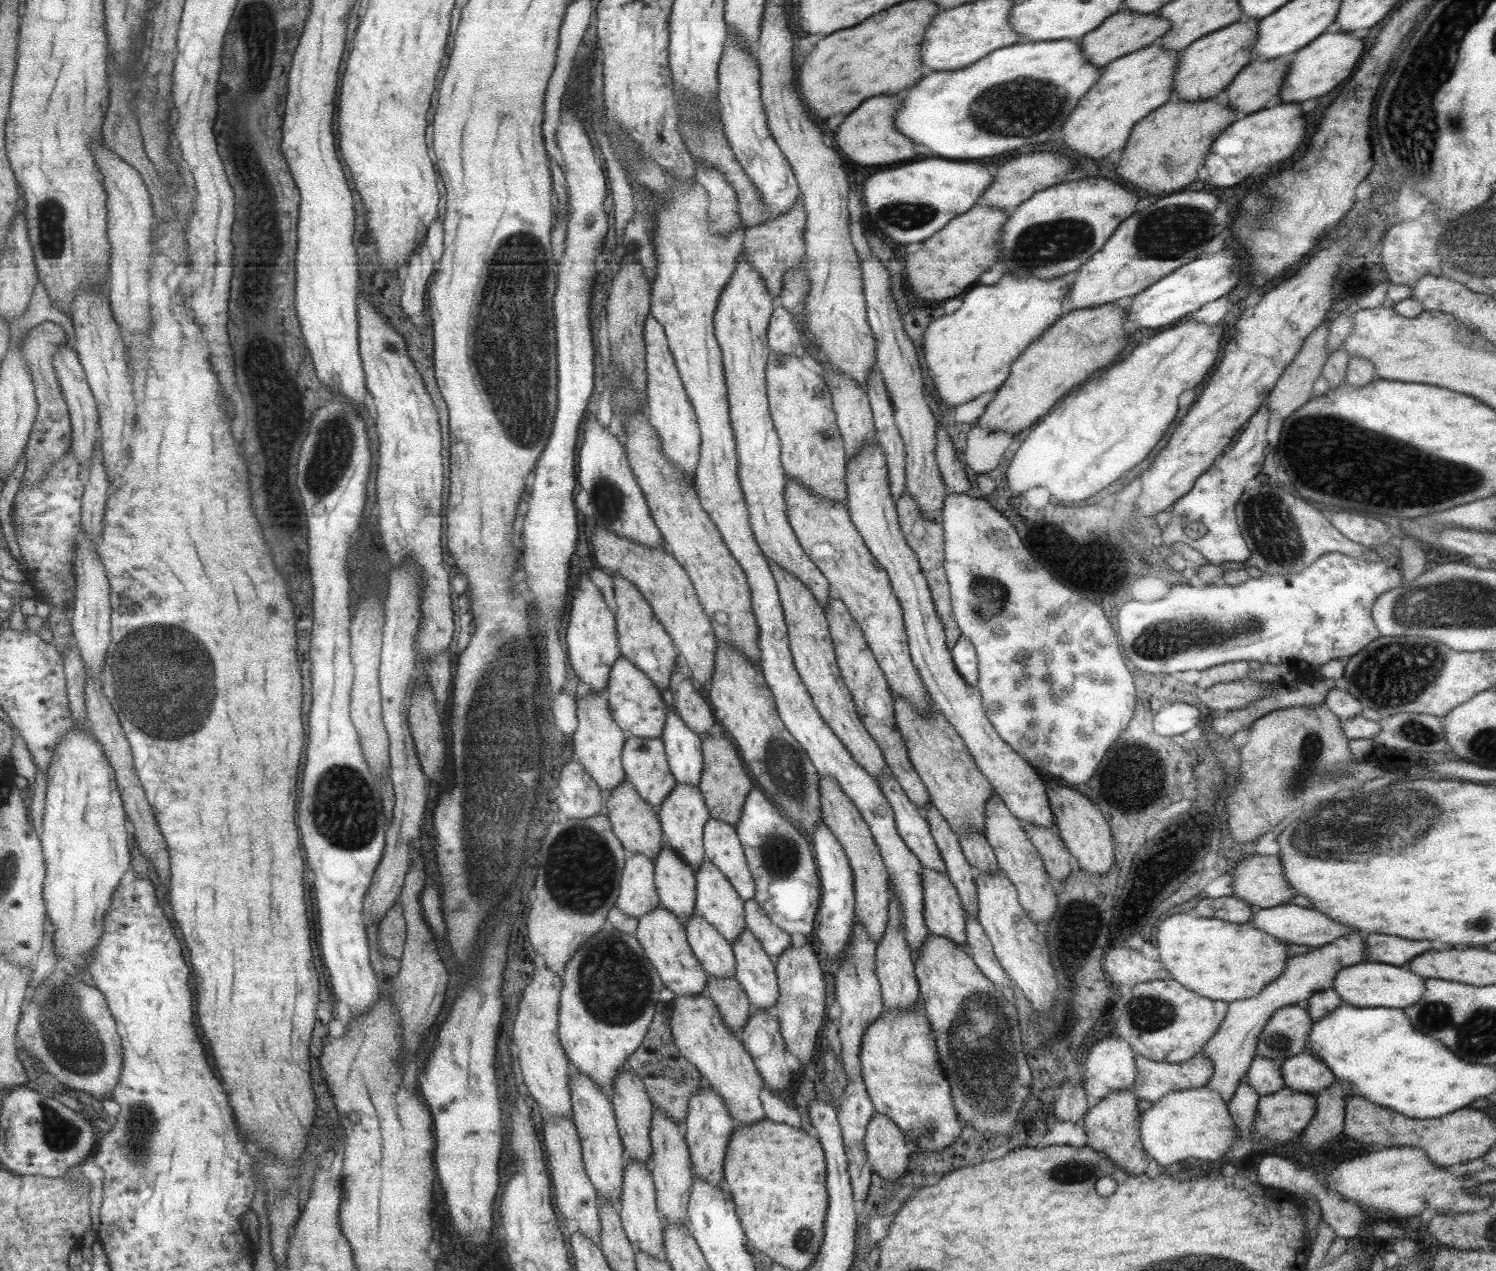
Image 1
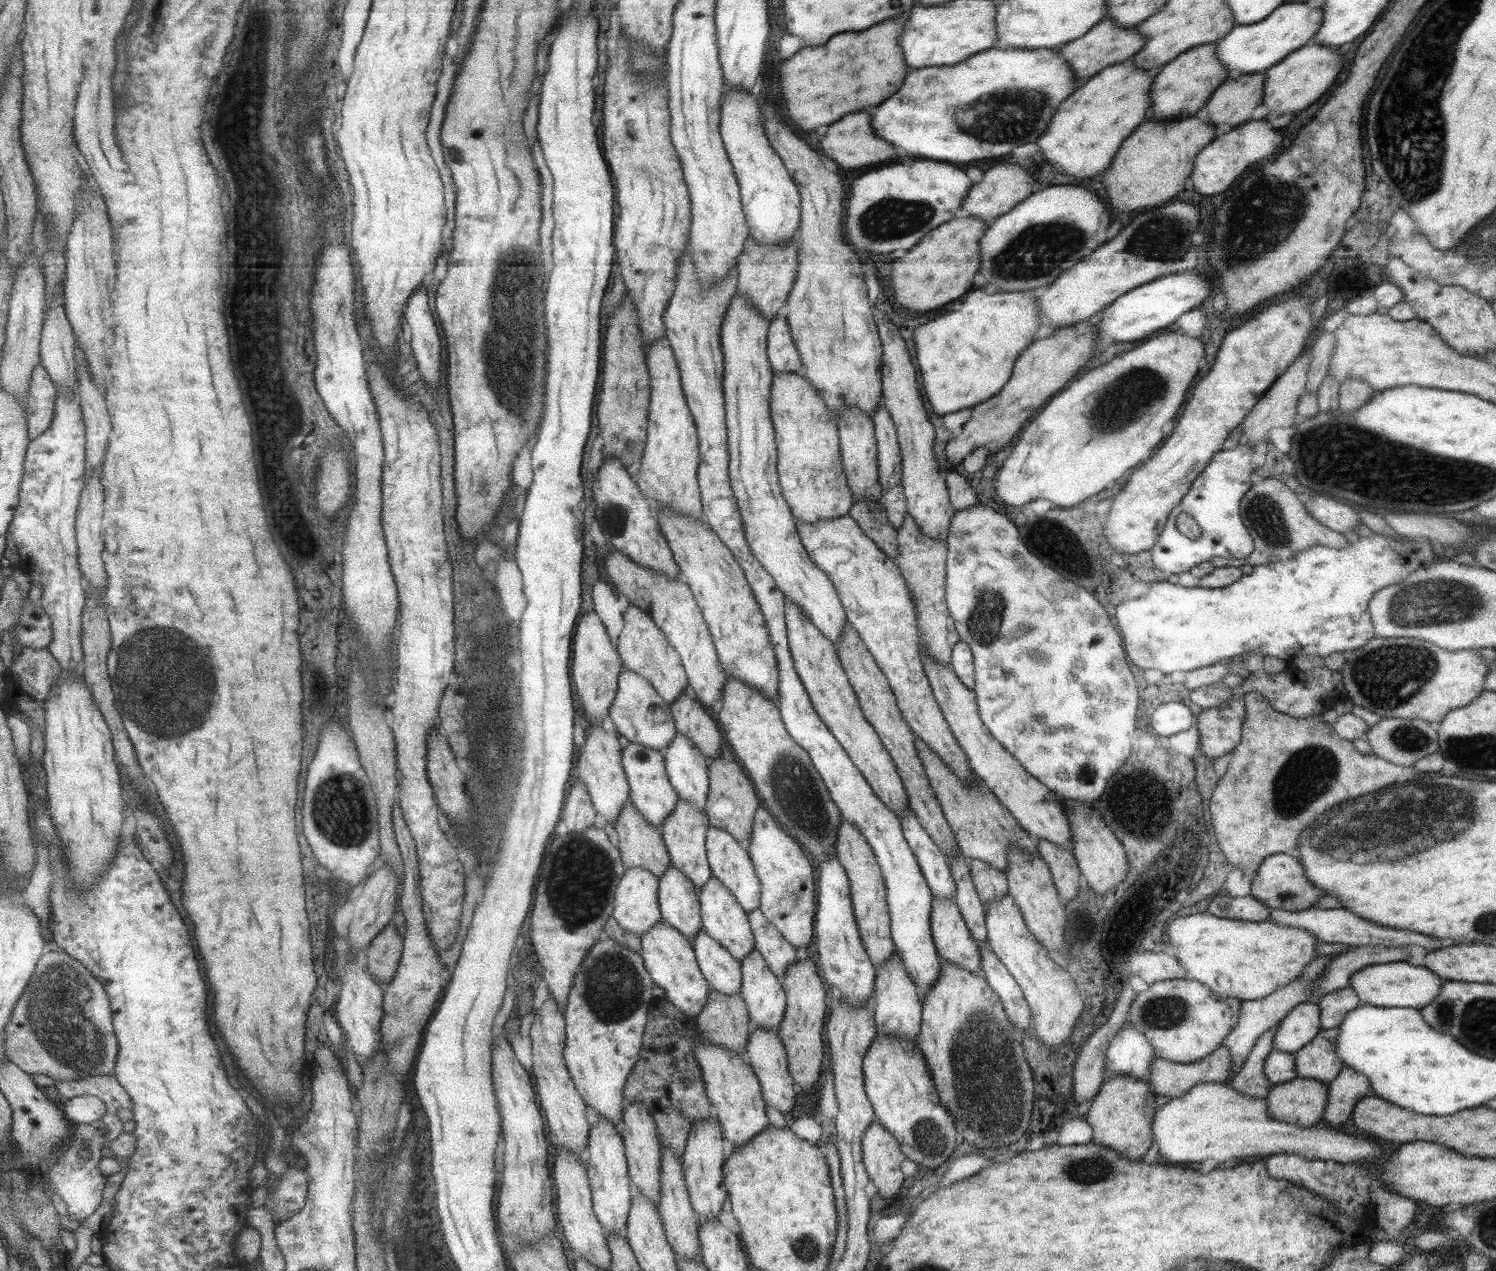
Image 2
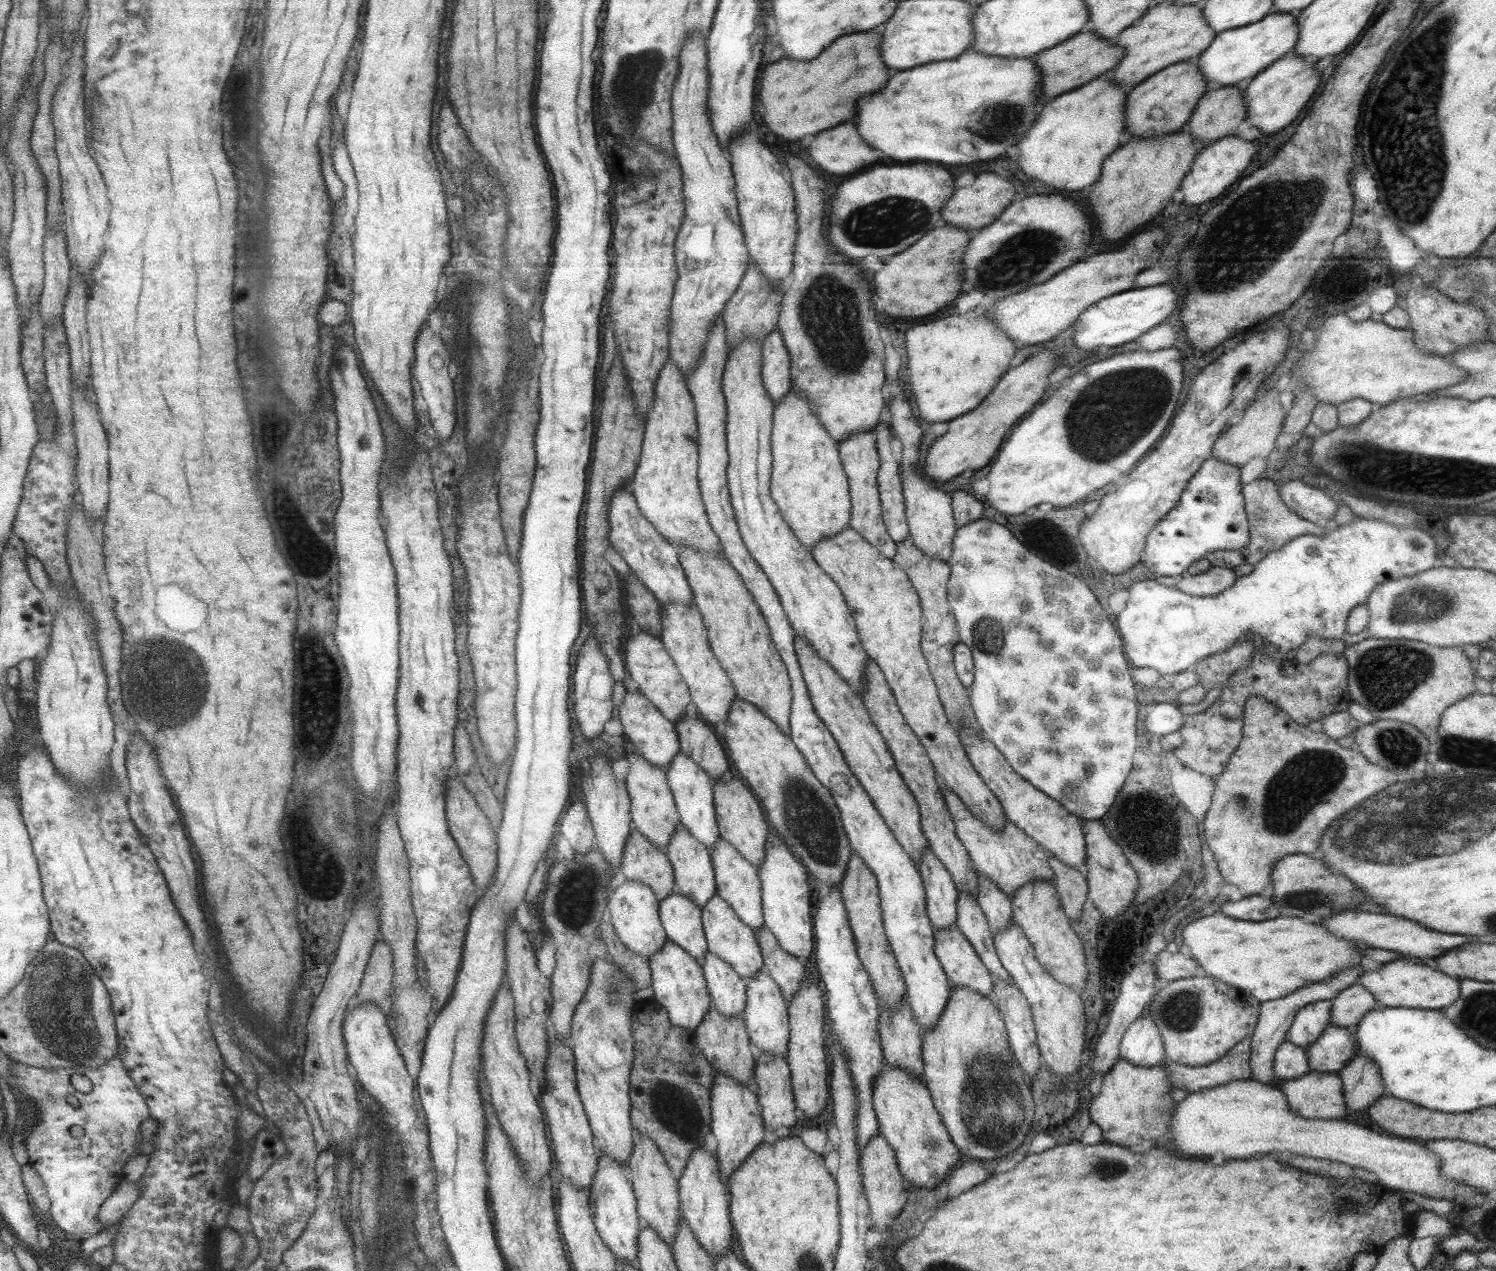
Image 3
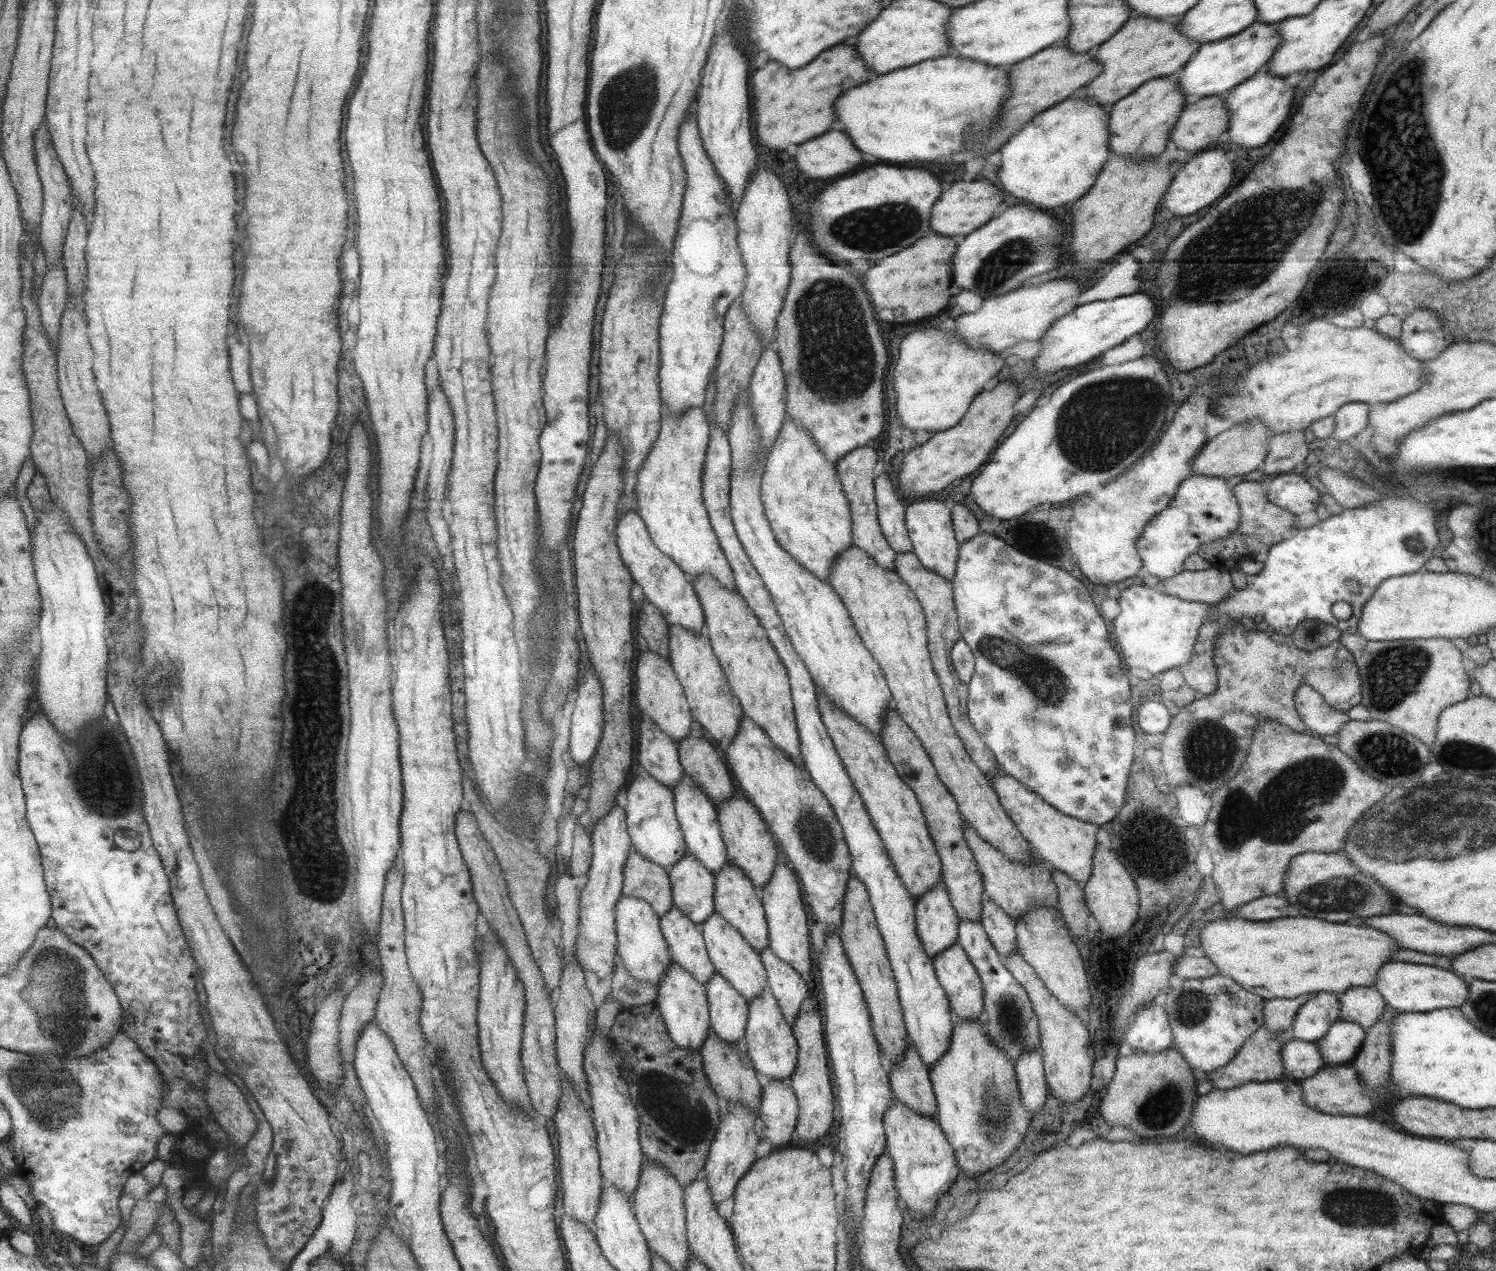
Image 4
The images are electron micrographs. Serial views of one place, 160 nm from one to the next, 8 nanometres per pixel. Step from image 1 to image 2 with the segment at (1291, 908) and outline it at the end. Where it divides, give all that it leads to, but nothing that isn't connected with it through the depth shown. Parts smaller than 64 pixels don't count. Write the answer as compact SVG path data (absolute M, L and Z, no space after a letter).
M1304 908L1298 911L1289 909L1270 909L1268 921L1279 926L1291 926L1291 928L1301 928L1307 930L1319 942L1349 944L1353 947L1370 944L1379 946L1399 946L1399 944L1419 944L1425 946L1429 942L1427 936L1415 934L1415 932L1401 932L1401 930L1391 930L1391 928L1381 928L1375 926L1373 922L1361 920L1359 916L1352 912L1345 912L1343 908L1321 909L1321 908Z

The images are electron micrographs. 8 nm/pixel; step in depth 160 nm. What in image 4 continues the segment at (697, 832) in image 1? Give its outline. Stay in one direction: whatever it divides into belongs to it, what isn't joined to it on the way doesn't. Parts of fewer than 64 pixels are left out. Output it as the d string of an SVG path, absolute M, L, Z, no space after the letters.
M686 851L667 874L674 906L701 925L714 913L714 873Z

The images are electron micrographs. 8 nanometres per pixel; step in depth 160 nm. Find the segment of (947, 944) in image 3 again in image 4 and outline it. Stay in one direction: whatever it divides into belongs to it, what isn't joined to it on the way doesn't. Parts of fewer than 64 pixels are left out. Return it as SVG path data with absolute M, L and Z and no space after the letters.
M959 943L938 952L932 963L953 1016L974 1021L983 1013L983 987L975 967Z

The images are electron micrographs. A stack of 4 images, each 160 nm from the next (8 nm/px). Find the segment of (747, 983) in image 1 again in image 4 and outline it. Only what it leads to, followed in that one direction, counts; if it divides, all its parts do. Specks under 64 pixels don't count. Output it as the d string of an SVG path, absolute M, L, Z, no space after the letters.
M769 986L761 989L761 992L748 1002L747 1018L742 1045L743 1052L748 1054L753 1068L769 1080L787 1082L788 1076L794 1071L796 1065L797 1043L792 1035L792 1028L781 1014Z

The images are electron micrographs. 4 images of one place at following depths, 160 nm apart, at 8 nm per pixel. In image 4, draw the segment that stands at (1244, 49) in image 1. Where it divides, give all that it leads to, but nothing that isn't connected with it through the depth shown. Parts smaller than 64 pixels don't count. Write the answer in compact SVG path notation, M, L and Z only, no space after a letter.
M1177 75L1146 80L1141 86L1121 97L1108 111L1108 145L1111 153L1127 160L1157 158L1170 140L1172 126L1190 99L1179 86Z

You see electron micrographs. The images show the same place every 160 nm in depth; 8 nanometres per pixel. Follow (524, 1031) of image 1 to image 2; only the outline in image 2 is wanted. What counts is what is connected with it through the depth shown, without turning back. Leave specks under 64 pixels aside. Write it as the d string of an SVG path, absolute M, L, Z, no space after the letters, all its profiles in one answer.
M548 994L548 998L540 1008L533 1010L528 1037L531 1043L532 1067L530 1074L535 1080L535 1092L541 1112L545 1114L545 1122L551 1132L553 1143L567 1149L570 1153L584 1155L586 1140L589 1132L589 1122L585 1116L586 1102L576 1091L574 1082L569 1076L563 1061L562 1050L565 1042L564 1016L555 999Z

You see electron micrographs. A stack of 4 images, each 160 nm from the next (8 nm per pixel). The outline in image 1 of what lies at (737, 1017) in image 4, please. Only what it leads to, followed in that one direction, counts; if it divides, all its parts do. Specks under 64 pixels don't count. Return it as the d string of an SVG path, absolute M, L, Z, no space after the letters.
M694 912L684 923L684 931L692 953L707 975L717 978L734 976L735 961L731 943L716 928Z

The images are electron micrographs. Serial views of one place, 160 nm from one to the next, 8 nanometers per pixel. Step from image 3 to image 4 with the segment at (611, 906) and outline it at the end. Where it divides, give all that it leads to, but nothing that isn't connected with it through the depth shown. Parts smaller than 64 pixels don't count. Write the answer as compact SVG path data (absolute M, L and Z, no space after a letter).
M621 895L614 909L617 956L633 978L652 982L657 988L661 973L672 962L666 940L660 931L658 917L648 902L634 896Z

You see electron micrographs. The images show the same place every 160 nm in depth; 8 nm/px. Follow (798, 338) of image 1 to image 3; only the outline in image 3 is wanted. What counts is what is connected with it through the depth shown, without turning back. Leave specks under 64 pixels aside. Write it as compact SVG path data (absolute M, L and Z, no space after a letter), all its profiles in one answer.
M777 330L769 332L761 342L762 381L774 404L792 388L789 353Z

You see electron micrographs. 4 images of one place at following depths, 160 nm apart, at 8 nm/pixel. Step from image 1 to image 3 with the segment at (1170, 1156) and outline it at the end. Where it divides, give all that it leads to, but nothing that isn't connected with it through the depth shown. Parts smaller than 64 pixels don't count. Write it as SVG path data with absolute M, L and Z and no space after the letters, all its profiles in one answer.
M1251 1079L1231 1081L1211 1088L1204 1088L1197 1092L1188 1093L1184 1099L1176 1102L1170 1116L1168 1132L1173 1134L1173 1144L1177 1152L1185 1156L1211 1156L1221 1152L1227 1158L1251 1158L1253 1154L1267 1154L1267 1152L1299 1152L1309 1158L1323 1158L1348 1164L1355 1168L1363 1168L1377 1175L1378 1182L1388 1191L1409 1191L1429 1198L1442 1198L1462 1204L1480 1194L1464 1184L1442 1178L1438 1171L1437 1157L1427 1150L1422 1142L1417 1140L1403 1140L1403 1137L1376 1133L1362 1125L1346 1122L1344 1119L1307 1119L1295 1116L1286 1106L1285 1097L1276 1087L1261 1084Z

